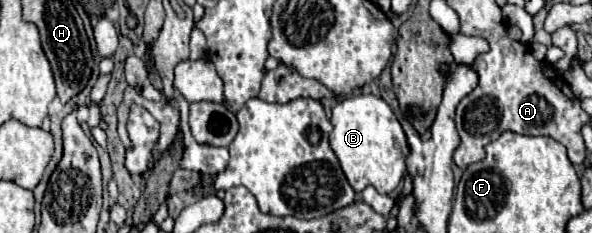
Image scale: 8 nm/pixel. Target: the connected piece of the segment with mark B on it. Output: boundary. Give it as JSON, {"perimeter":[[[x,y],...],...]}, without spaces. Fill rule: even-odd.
{"perimeter":[[[373,94],[351,96],[335,104],[331,114],[333,132],[331,148],[337,154],[341,168],[355,192],[375,186],[379,194],[391,194],[405,174],[405,158],[409,156],[407,136],[389,104]]]}

